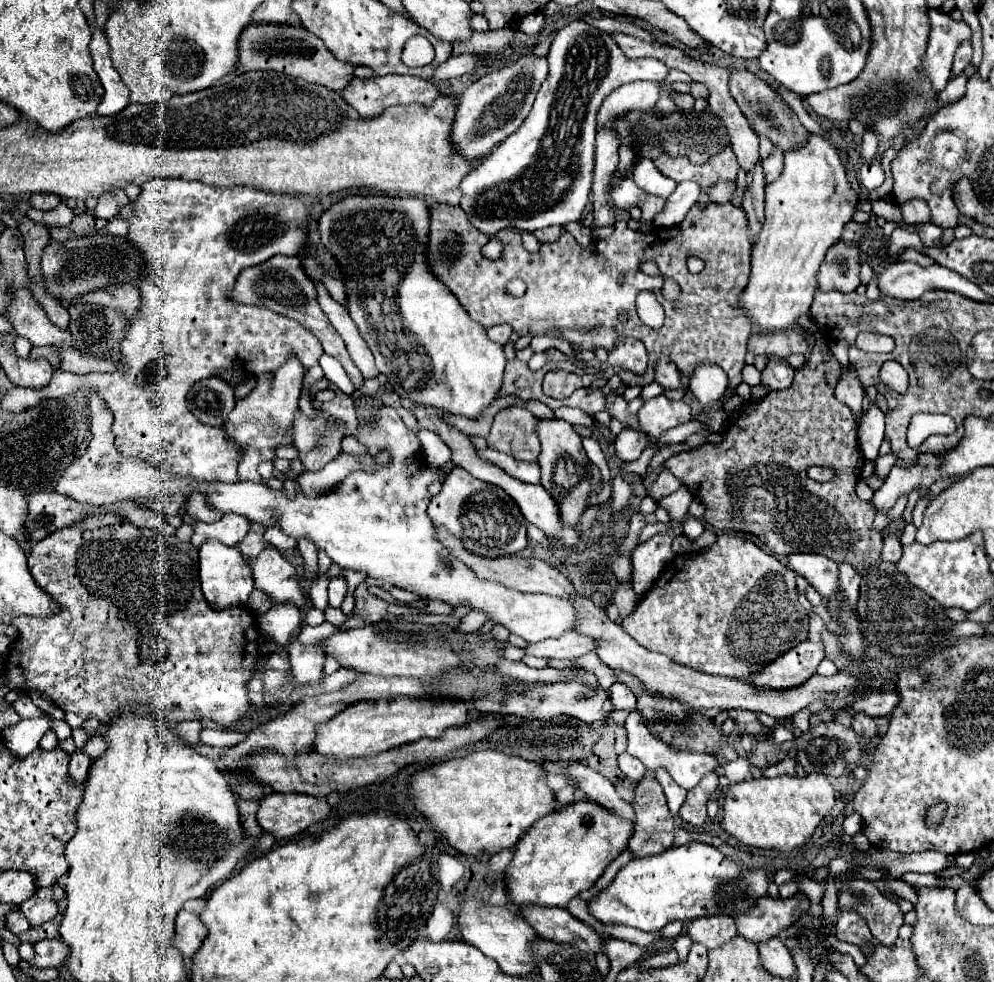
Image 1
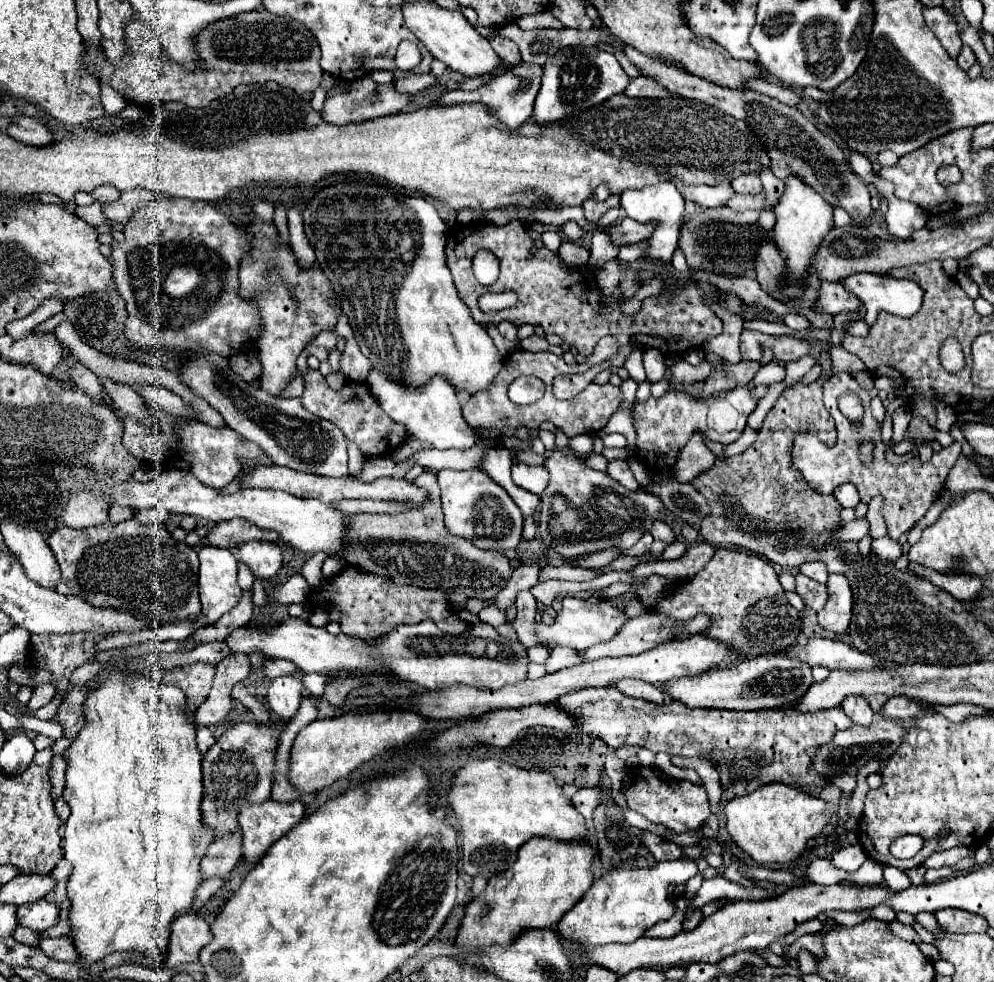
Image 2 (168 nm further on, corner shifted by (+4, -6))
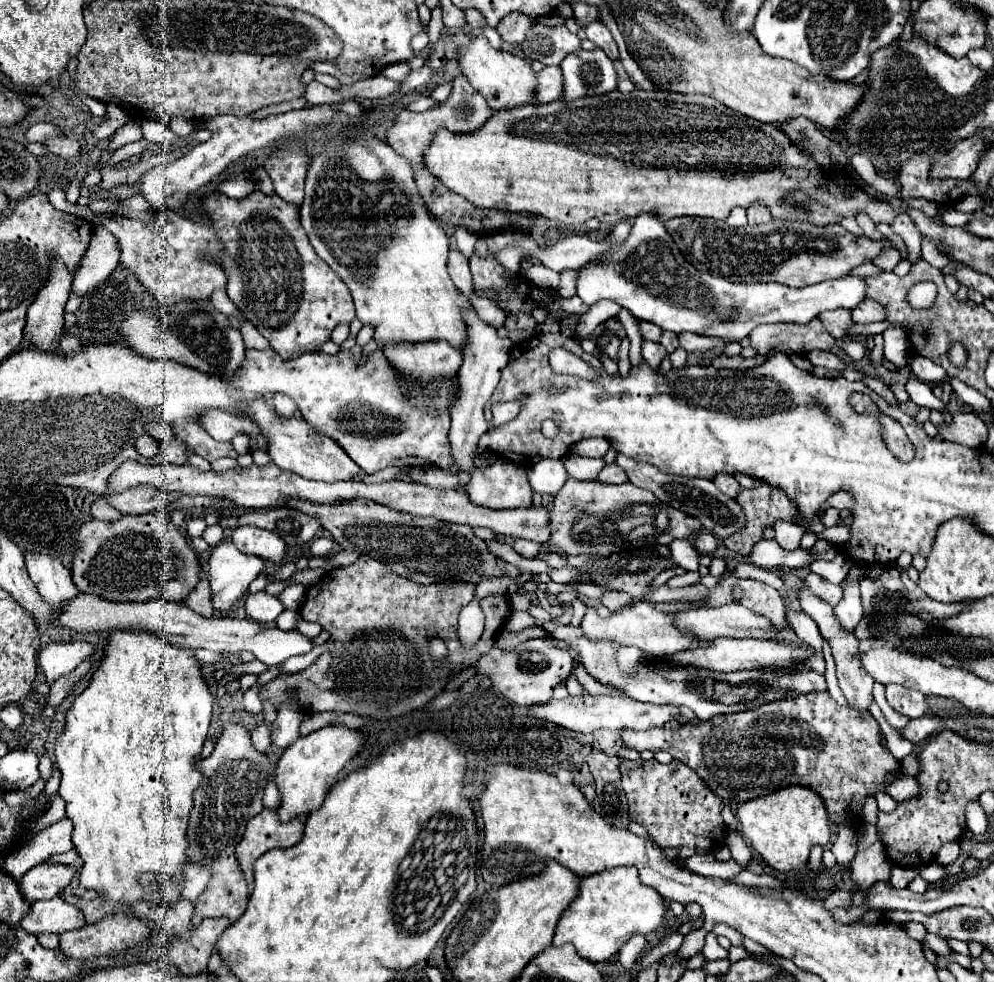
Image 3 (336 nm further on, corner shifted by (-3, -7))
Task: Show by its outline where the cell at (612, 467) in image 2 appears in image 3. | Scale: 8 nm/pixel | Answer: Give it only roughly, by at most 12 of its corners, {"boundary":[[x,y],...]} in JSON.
{"boundary":[[615,463],[601,469],[597,481],[627,483],[627,475]]}

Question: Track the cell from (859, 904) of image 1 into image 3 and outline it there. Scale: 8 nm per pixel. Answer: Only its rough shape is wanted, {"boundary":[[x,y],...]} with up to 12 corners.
{"boundary":[[925,935],[925,947],[935,955],[947,955],[951,949],[943,937]]}

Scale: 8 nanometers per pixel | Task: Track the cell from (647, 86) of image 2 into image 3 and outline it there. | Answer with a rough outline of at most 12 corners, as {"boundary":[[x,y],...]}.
{"boundary":[[615,61],[619,71],[619,91],[633,91],[635,83],[625,73],[623,63]]}

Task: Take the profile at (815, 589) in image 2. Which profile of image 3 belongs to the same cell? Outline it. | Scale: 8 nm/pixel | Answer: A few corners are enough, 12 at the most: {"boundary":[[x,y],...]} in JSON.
{"boundary":[[809,573],[807,585],[819,599],[831,607],[843,595],[841,585]]}

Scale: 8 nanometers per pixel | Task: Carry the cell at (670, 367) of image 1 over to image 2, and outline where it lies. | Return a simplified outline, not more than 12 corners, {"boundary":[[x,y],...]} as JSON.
{"boundary":[[646,348],[646,378],[654,384],[664,376],[664,356]]}

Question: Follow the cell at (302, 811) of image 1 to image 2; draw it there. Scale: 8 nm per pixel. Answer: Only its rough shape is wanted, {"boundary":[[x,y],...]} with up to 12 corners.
{"boundary":[[302,802],[246,804],[242,860],[260,856],[304,818]]}

